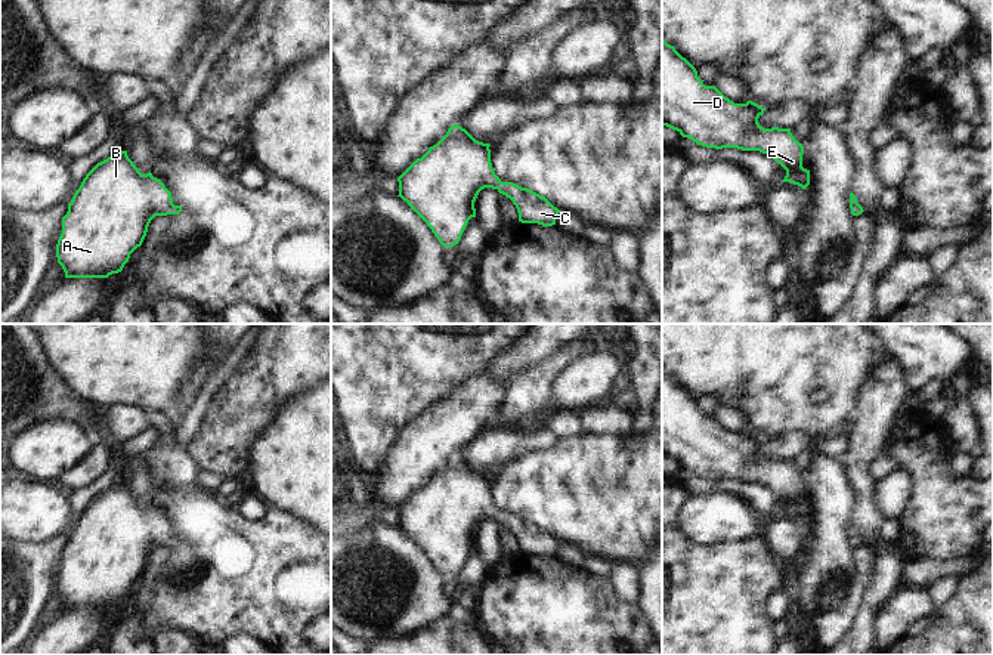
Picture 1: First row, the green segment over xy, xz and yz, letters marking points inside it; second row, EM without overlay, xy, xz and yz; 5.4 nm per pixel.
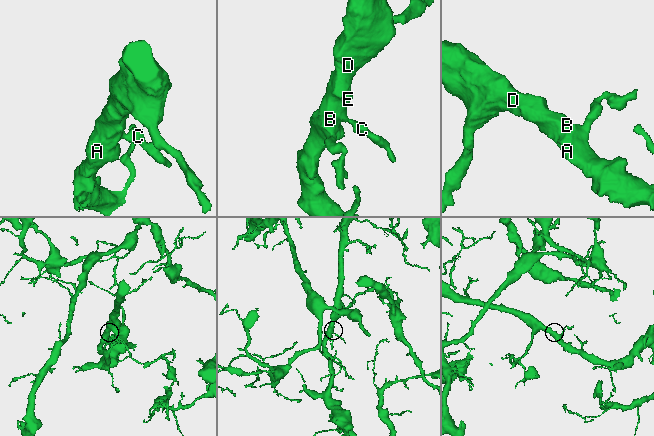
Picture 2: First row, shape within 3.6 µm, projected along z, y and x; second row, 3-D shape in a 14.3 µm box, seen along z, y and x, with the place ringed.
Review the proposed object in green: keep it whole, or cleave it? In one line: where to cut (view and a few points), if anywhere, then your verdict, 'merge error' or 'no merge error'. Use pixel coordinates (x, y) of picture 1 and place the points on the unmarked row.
no cut | no merge error

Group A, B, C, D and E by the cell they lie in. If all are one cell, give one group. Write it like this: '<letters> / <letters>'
A B C D E

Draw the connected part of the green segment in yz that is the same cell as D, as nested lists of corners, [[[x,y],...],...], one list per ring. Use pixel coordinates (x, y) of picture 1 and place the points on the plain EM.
[[[662,370],[662,457],[706,479],[737,479],[767,485],[786,501],[782,513],[805,520],[810,516],[810,501],[802,498],[802,475],[792,467],[791,460],[761,458],[758,449],[764,442],[765,439],[752,432],[734,435],[715,417],[705,417],[696,399]]]

